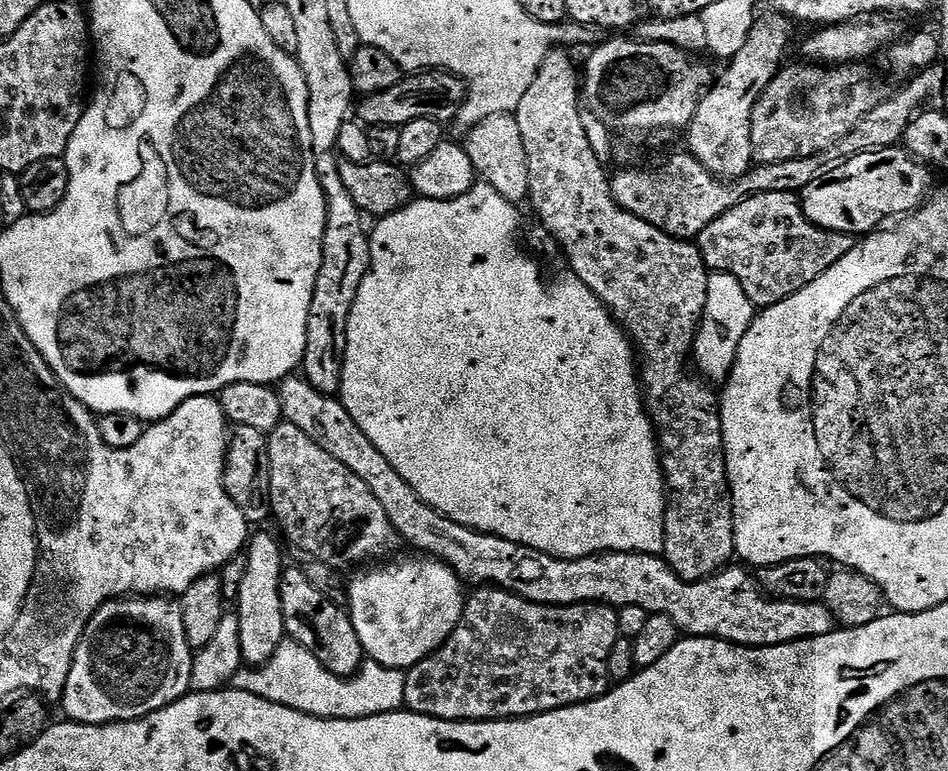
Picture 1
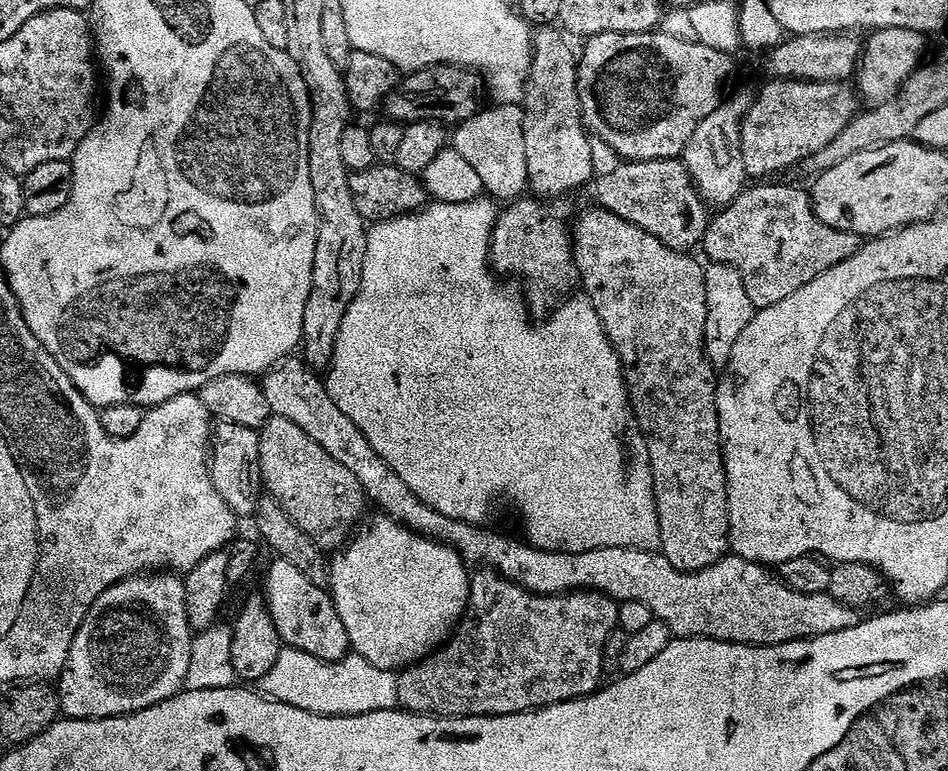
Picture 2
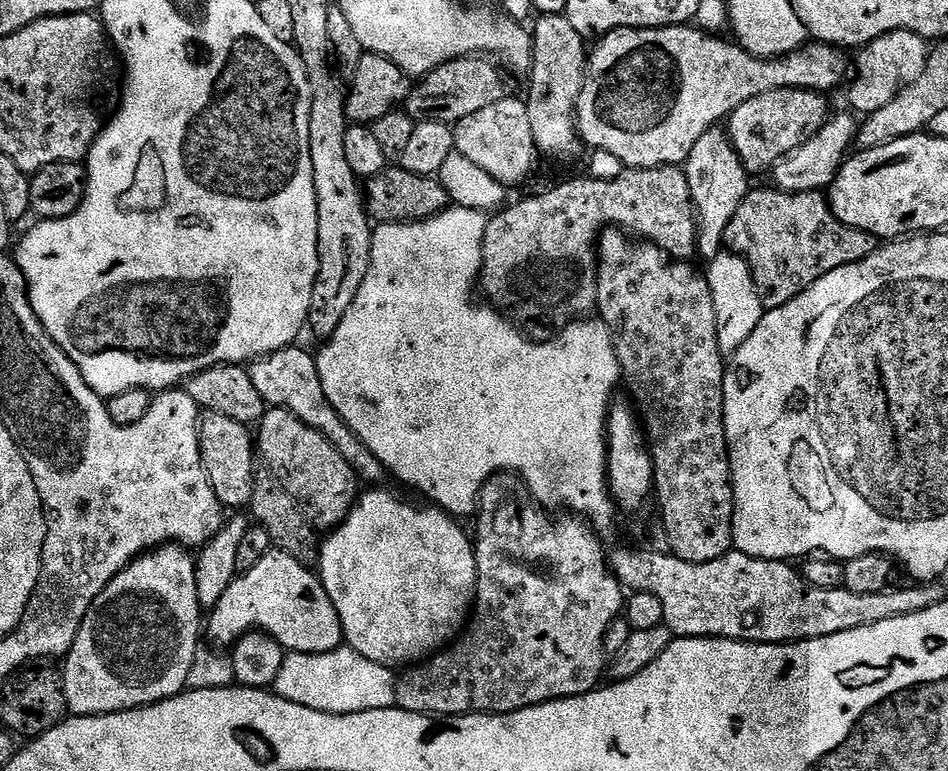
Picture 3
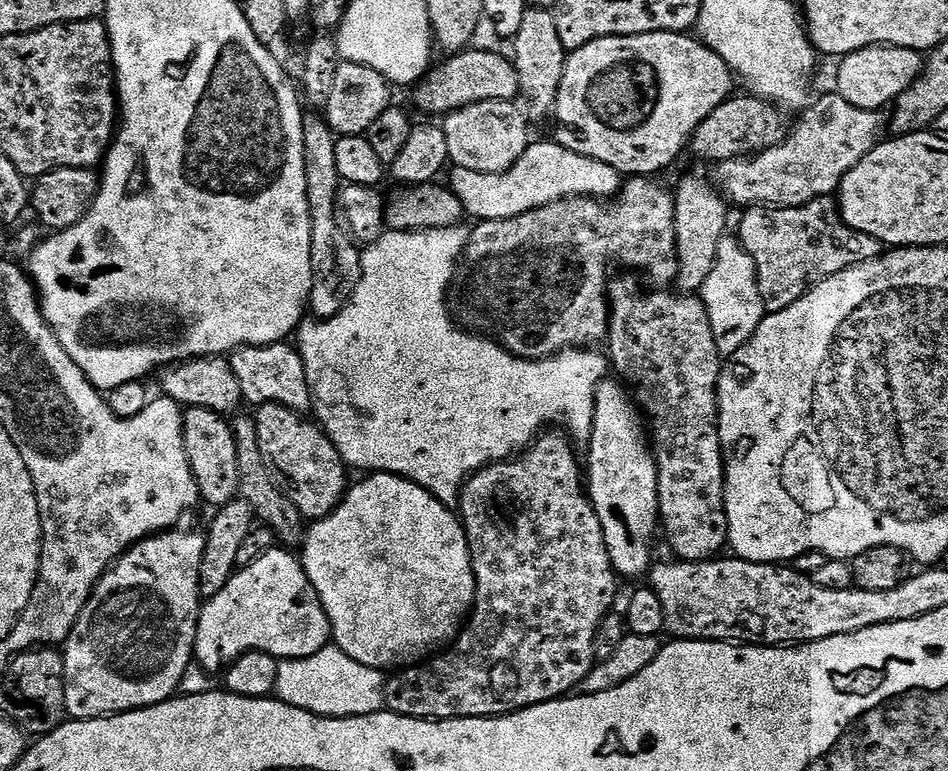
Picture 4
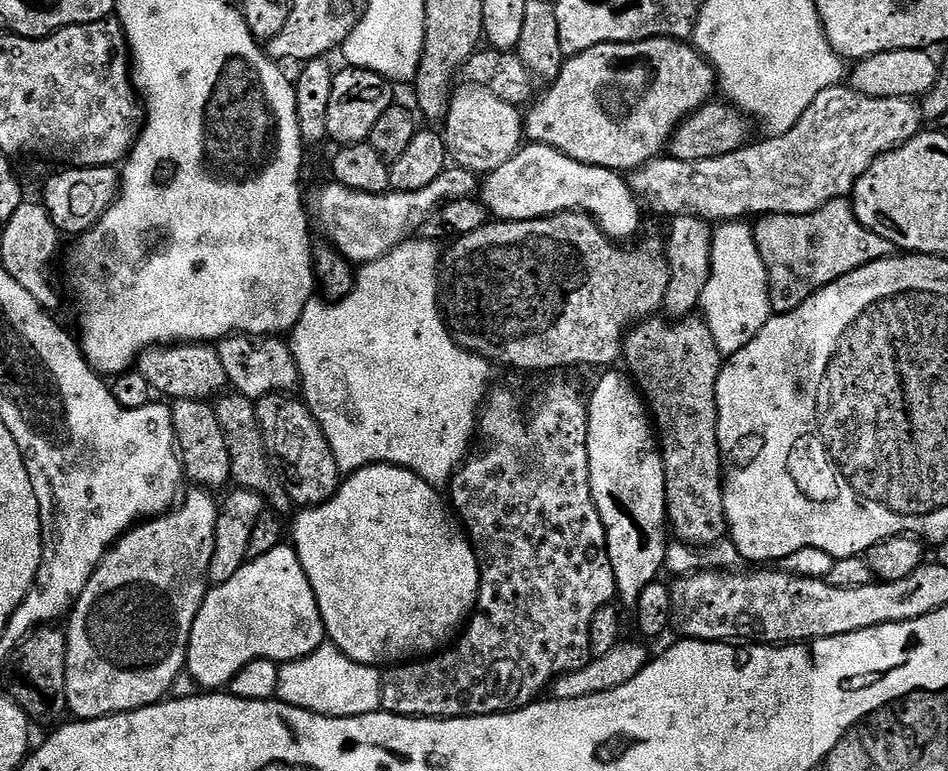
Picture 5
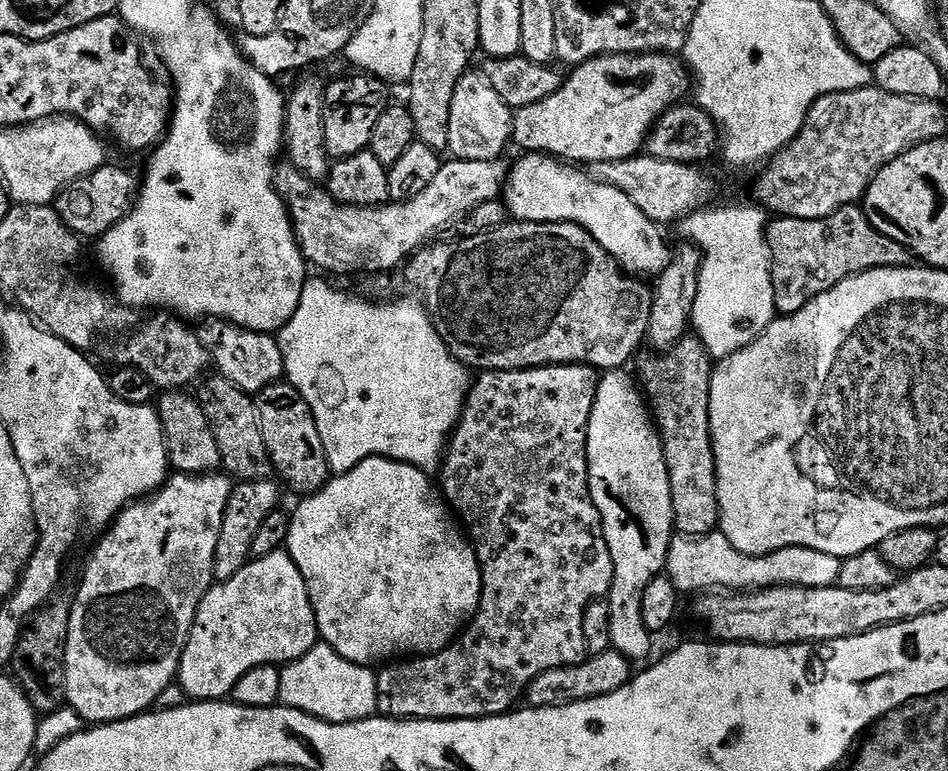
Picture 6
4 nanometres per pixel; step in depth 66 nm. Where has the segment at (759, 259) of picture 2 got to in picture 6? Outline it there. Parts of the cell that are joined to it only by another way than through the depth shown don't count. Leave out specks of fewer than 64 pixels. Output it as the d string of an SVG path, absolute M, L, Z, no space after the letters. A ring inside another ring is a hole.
M863 207L843 208L821 220L782 216L768 225L772 255L774 302L780 316L789 316L806 306L818 294L838 286L851 276L875 268L907 268L914 257L902 242L886 238L866 218Z

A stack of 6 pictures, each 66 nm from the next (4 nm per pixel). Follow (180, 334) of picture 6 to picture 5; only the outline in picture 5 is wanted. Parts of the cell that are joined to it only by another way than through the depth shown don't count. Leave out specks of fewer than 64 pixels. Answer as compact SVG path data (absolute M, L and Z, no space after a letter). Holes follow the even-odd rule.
M193 342L148 348L140 355L138 370L146 382L150 382L153 393L160 392L169 401L203 400L219 397L229 387L228 375L222 366L219 351L211 343Z

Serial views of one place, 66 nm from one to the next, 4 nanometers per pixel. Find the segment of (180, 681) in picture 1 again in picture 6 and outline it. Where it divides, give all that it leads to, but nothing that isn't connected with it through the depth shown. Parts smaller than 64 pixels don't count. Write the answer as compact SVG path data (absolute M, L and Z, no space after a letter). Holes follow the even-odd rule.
M177 471L169 475L164 487L159 488L151 496L129 503L128 507L121 510L120 515L113 520L112 527L99 537L100 545L93 550L92 557L89 558L88 565L84 568L84 577L80 580L76 600L71 601L70 630L64 655L64 698L67 707L78 710L78 714L89 725L112 724L115 720L128 720L131 716L138 716L141 712L149 711L162 694L162 690L166 690L166 686L170 686L177 679L182 650L190 638L196 611L202 598L214 583L212 575L214 550L218 550L218 534L222 534L222 518L226 514L226 502L230 498L233 487L233 477L221 474L219 471L203 474Z

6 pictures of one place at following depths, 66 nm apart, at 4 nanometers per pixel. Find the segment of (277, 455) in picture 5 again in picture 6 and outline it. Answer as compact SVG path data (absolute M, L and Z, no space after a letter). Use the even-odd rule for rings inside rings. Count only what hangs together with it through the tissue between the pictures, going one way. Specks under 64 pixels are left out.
M274 382L255 393L254 399L262 438L272 458L272 468L280 471L279 479L299 494L319 492L330 479L328 459L322 446L322 434L318 434L318 422L314 422L314 414L300 391L293 384Z

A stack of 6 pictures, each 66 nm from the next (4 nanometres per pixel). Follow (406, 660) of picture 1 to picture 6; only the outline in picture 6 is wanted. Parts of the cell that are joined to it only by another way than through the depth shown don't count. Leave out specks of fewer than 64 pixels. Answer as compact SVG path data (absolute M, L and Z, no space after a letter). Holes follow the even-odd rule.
M371 456L358 466L354 466L354 470L333 475L319 492L305 495L301 499L304 501L291 513L286 550L307 580L307 590L314 606L319 637L340 657L353 660L355 664L372 666L375 665L375 660L388 662L401 654L440 652L460 635L465 625L476 615L480 607L480 591L484 585L480 577L480 563L476 557L476 550L472 547L471 539L454 519L451 507L438 491L434 480L432 485L432 480L433 477L429 473L402 460L390 460L387 456Z

